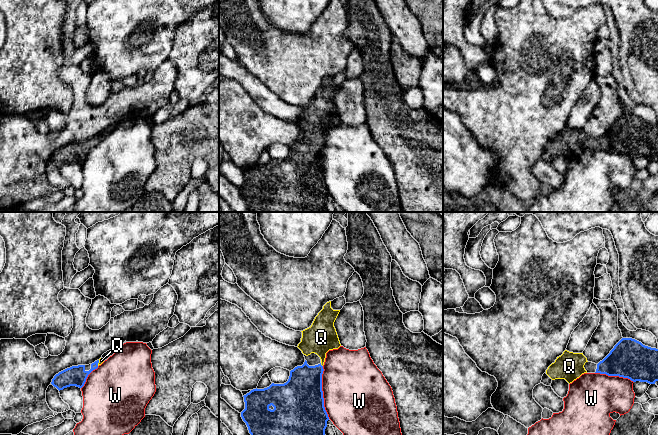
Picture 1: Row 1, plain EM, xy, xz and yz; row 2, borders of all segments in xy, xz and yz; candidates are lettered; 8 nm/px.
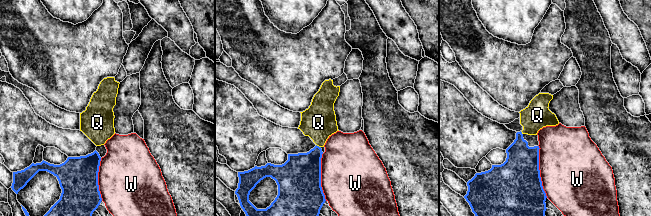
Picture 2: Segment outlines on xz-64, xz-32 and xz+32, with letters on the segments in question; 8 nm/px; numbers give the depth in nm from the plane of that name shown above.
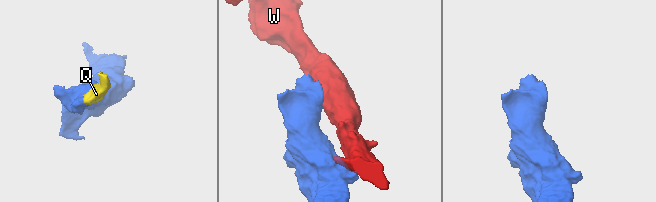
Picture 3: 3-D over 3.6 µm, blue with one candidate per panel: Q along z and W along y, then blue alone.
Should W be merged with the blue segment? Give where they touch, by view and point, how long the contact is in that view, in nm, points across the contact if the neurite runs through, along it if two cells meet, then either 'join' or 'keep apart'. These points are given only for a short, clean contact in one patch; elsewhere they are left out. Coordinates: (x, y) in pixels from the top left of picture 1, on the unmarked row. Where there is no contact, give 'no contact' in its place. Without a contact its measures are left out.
contact xz (322, 168); length 420 nm; keep apart

